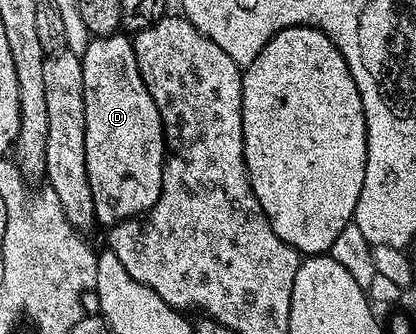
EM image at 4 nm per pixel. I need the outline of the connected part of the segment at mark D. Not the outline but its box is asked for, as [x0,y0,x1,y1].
[80,33,166,228]

